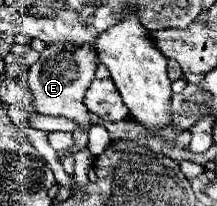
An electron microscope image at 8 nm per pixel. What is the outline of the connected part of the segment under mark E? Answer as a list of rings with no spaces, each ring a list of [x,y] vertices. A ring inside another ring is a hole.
[[[68,44],[46,46],[46,50],[40,54],[40,60],[30,66],[30,74],[26,80],[26,88],[32,92],[32,106],[38,114],[64,116],[68,120],[74,120],[78,130],[90,130],[92,122],[86,106],[82,104],[82,96],[94,80],[94,52],[94,48],[70,48]]]

